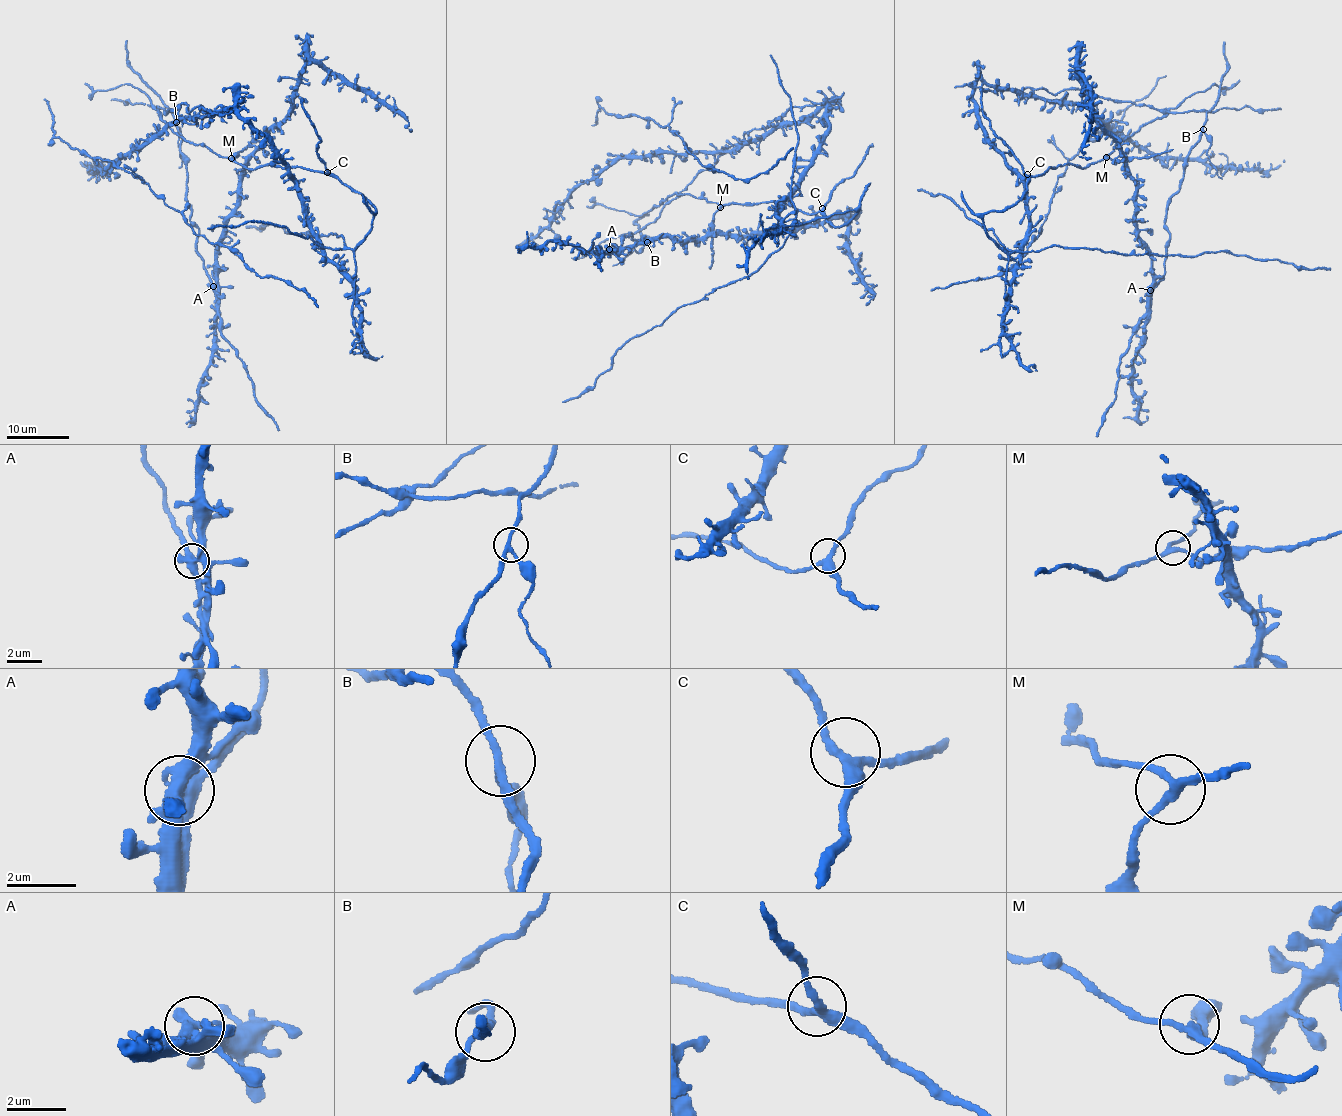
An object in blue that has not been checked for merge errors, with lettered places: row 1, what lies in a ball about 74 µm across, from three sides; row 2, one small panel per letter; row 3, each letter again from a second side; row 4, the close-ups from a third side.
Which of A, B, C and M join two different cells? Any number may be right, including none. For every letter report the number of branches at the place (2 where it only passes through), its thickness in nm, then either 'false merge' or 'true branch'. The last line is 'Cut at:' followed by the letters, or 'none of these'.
A: 3 branches meet; 440 nm thick; false merge
B: 3 branches meet; 180 nm thick; false merge
C: 3 branches meet; 280 nm thick; true branch
M: 3 branches meet; 220 nm thick; true branch
Cut at: A, B

